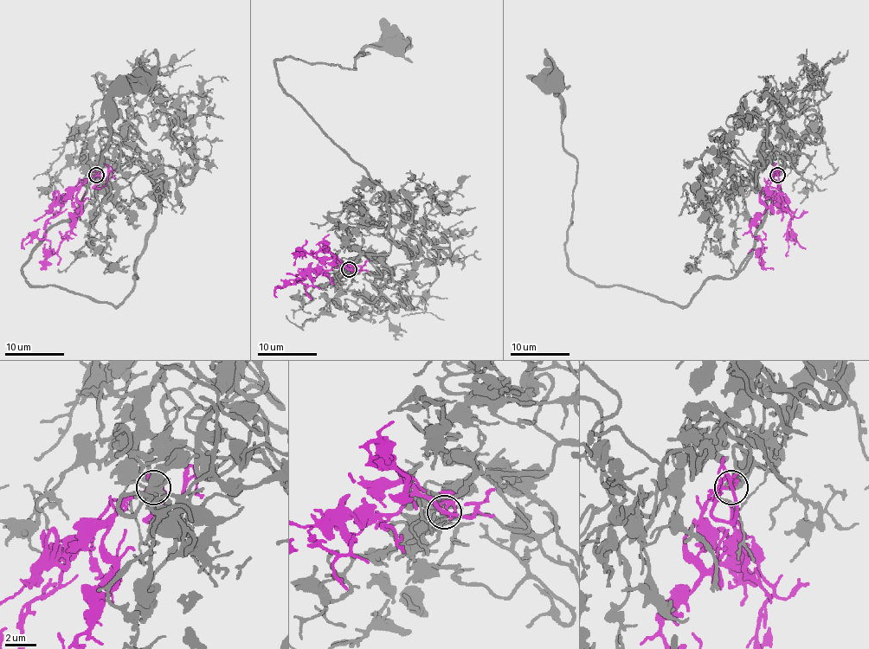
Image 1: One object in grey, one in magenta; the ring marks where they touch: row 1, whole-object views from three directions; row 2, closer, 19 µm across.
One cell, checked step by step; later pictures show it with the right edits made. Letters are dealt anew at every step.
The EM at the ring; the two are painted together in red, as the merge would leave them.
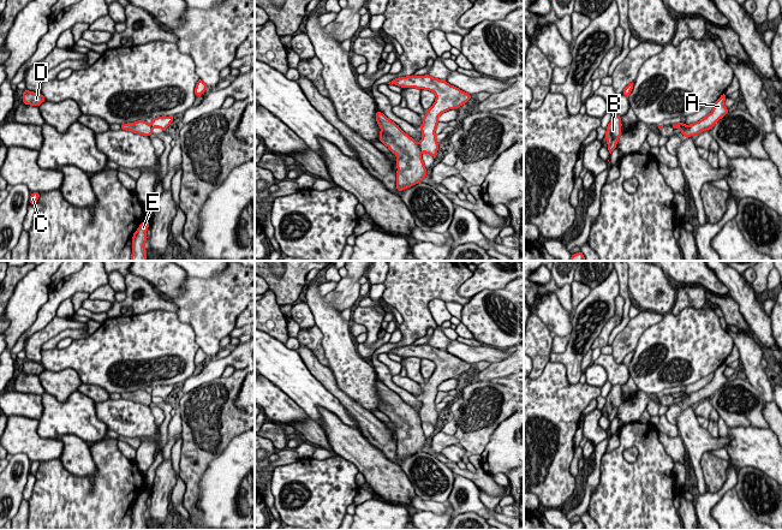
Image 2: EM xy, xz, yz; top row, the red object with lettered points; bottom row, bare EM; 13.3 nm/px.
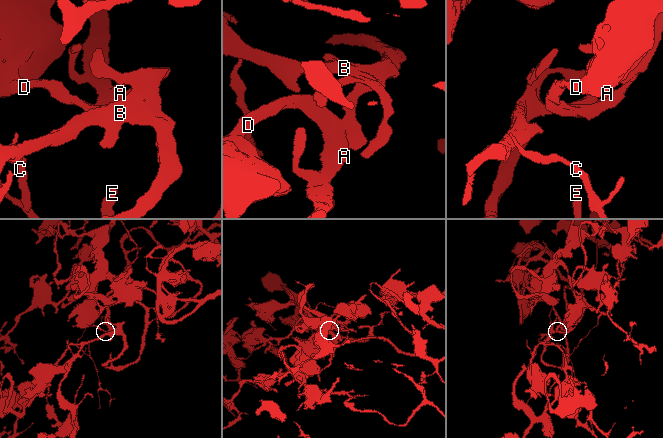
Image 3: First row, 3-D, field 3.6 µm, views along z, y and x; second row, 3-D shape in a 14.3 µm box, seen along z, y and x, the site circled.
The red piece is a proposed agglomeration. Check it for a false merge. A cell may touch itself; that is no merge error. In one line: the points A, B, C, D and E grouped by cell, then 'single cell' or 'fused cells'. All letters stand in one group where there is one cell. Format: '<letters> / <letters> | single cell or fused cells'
A B C D E | single cell

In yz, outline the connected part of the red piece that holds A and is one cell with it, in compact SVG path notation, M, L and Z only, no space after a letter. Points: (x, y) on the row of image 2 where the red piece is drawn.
M722 94L721 97L714 103L714 109L702 120L690 124L688 126L683 123L673 124L673 129L680 129L685 137L697 136L705 130L711 130L712 126L728 113L728 108L724 107L724 100L727 95Z

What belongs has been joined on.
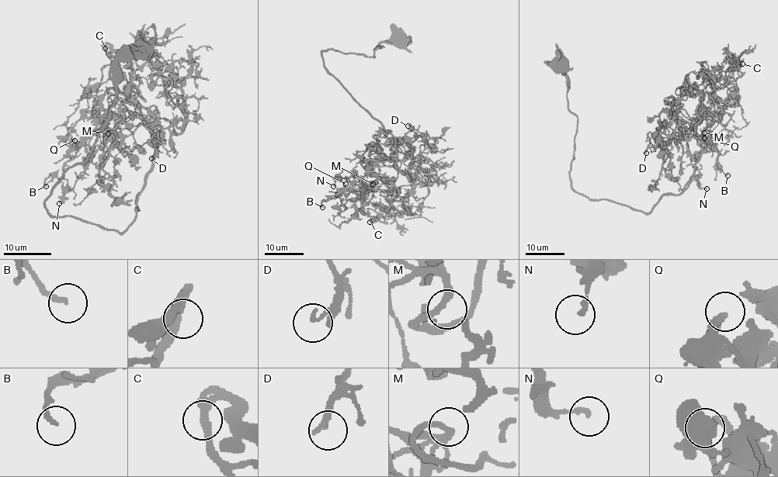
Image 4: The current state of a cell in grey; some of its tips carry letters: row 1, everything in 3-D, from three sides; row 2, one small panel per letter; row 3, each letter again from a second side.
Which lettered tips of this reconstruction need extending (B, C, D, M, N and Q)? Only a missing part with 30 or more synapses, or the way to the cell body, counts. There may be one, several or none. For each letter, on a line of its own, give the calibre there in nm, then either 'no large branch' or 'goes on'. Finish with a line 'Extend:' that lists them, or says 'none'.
B: 180 nm | no large branch
C: 280 nm | goes on
D: 130 nm | goes on
M: 220 nm | no large branch
N: 180 nm | no large branch
Q: 240 nm | no large branch
Extend: C, D

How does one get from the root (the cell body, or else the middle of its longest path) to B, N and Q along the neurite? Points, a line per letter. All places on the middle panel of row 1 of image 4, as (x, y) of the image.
B: (401, 40), (373, 57), (321, 57), (393, 136), (411, 181), (379, 177), (322, 207)
N: (401, 40), (373, 57), (321, 57), (393, 136), (411, 181), (400, 171), (366, 191), (352, 171), (333, 186)
Q: (401, 40), (373, 57), (321, 52), (393, 136), (411, 180), (400, 171), (366, 191), (345, 184)

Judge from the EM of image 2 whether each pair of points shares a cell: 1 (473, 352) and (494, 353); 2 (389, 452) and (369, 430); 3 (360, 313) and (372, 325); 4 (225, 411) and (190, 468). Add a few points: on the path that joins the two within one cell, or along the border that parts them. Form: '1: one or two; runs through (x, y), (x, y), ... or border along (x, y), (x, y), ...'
1: one; runs through (478, 353), (489, 353)
2: one; runs through (386, 446), (375, 435)
3: one; runs through (363, 315), (370, 322)
4: one; runs through (210, 426), (197, 453)

